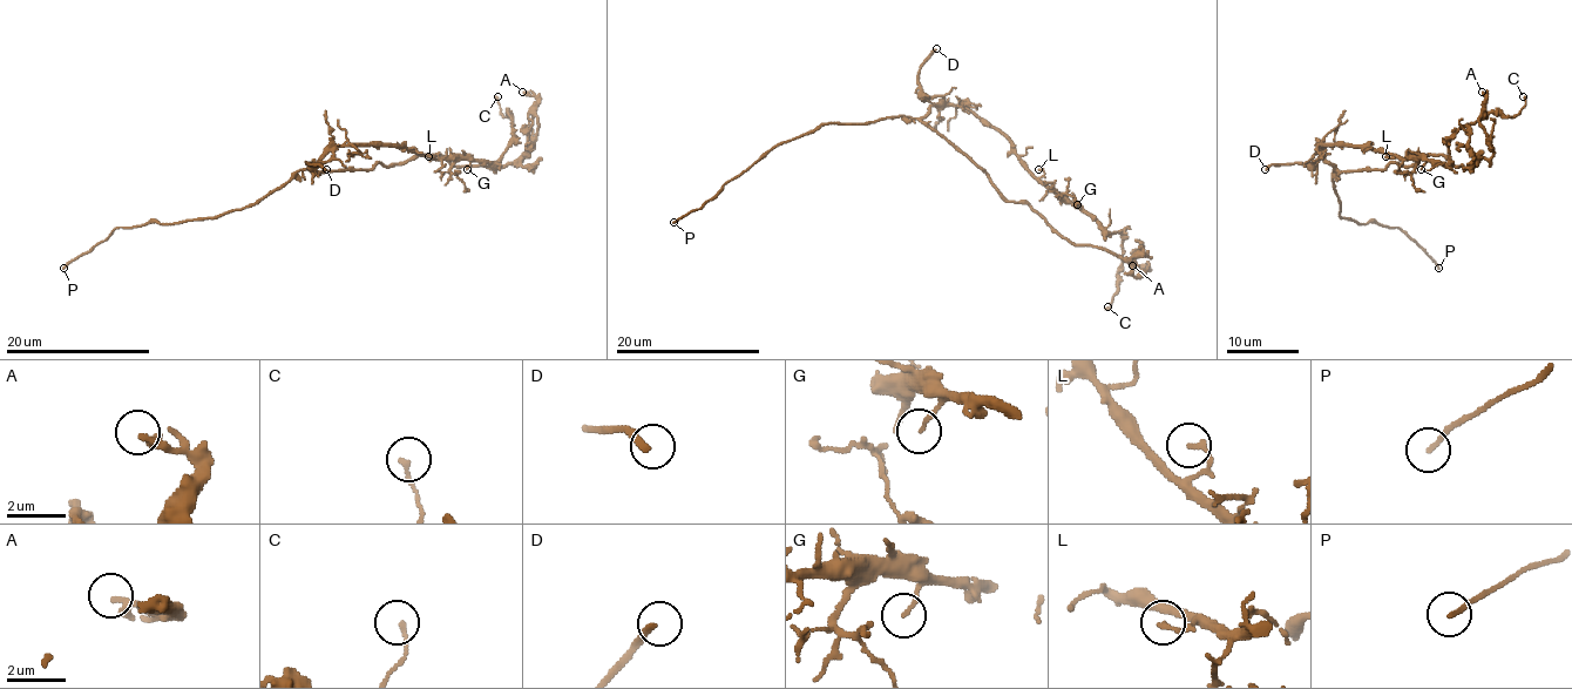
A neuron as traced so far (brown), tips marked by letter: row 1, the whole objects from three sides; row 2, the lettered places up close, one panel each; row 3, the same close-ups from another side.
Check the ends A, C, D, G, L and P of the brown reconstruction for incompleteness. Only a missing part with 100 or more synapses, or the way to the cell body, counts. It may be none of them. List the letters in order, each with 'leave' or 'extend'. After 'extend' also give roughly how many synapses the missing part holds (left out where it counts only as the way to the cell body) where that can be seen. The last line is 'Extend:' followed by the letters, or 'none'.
A: leave
C: leave
D: leave
G: leave
L: leave
P: extend
Extend: P

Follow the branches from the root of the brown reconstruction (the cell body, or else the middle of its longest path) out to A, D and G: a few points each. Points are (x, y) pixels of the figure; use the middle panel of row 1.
A: (926, 115), (1008, 201), (1027, 202), (1075, 243), (1118, 255), (1135, 276), (1147, 269), (1132, 265)
D: (926, 115), (930, 101), (920, 90), (917, 71), (936, 48)
G: (926, 115), (934, 105), (967, 107), (1010, 142), (1010, 150), (1035, 177), (1081, 209), (1077, 204)

